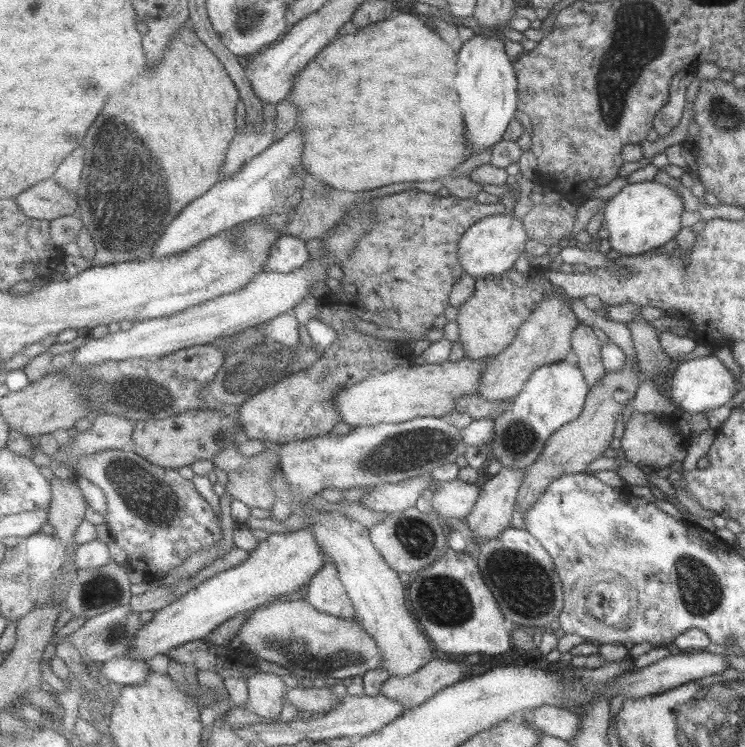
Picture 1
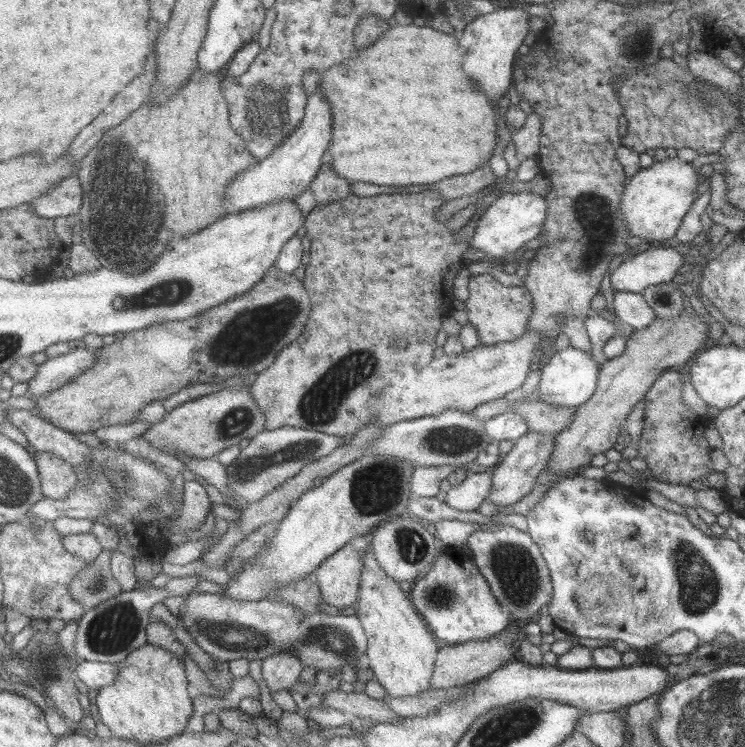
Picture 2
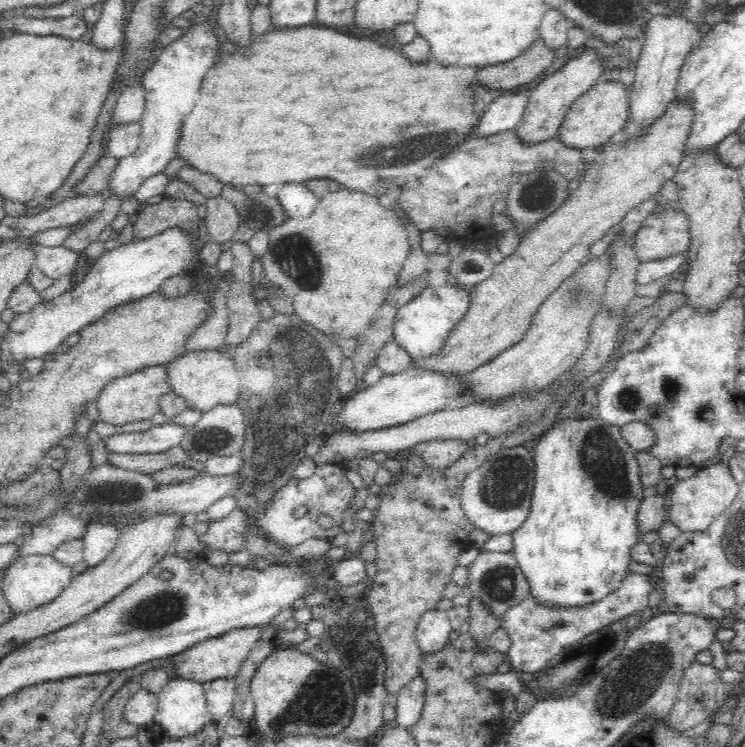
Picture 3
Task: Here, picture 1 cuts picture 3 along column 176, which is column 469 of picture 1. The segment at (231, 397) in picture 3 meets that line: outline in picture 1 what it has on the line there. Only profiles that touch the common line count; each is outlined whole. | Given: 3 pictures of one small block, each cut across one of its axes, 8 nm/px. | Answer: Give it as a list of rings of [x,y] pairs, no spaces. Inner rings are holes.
[[[466,356],[459,362],[400,364],[392,370],[371,374],[363,382],[343,390],[335,397],[334,404],[344,421],[354,428],[402,423],[424,416],[445,416],[457,409],[461,397],[477,393],[482,370],[490,359],[475,360]]]

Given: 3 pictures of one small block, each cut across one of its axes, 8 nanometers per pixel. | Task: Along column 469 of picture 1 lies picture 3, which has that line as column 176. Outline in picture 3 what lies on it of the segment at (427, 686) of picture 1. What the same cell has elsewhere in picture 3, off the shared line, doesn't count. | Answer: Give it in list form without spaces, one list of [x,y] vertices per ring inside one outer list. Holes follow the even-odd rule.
[[[286,608],[280,611],[265,626],[257,626],[254,628],[237,628],[233,631],[226,632],[225,635],[209,638],[196,644],[192,648],[174,656],[172,660],[172,675],[192,681],[198,681],[202,684],[216,679],[234,679],[238,674],[243,660],[248,656],[248,652],[254,648],[256,640],[263,635],[267,635],[273,629],[282,625],[285,620],[291,618],[292,608]]]

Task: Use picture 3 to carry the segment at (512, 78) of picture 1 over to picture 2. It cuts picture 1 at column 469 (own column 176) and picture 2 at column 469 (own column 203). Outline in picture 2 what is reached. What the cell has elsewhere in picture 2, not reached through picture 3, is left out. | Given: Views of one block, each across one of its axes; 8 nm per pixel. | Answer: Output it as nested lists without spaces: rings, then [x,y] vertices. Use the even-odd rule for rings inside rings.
[[[505,7],[491,13],[474,16],[460,34],[467,76],[471,76],[479,92],[483,92],[483,96],[487,98],[493,98],[495,104],[509,90],[512,66],[518,57],[517,48],[523,44],[526,34],[531,31],[528,25],[529,17],[524,8]]]

